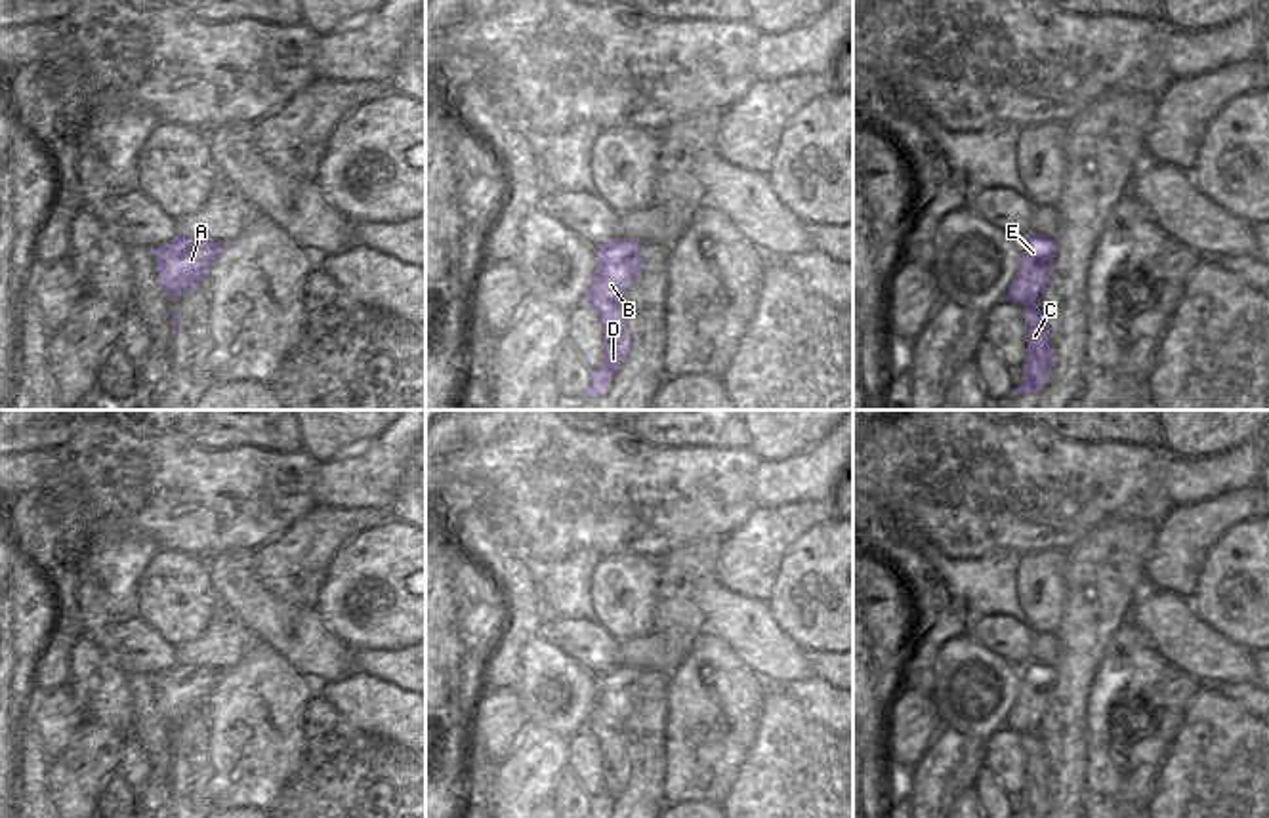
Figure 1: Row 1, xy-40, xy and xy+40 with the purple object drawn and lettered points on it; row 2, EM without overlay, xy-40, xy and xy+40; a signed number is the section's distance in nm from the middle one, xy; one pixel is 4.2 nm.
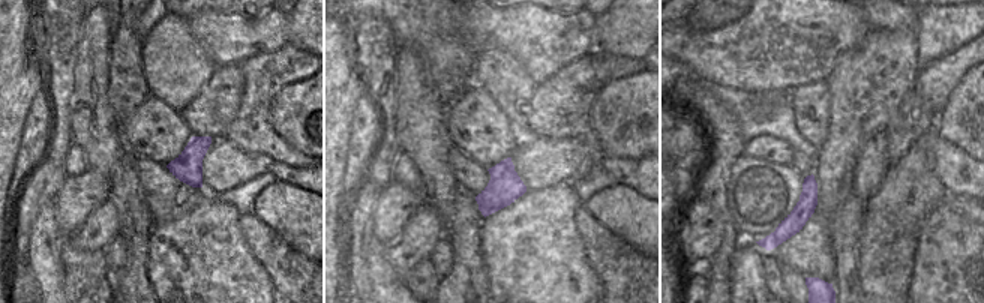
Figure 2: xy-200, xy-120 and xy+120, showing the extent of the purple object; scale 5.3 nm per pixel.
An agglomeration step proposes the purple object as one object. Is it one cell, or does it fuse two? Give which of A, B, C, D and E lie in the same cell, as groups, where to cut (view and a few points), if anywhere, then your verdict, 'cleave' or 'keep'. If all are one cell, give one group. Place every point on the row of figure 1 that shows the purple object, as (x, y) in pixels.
groups A B E / C D; cut xy (617, 300), (603, 300), (596, 309); cleave

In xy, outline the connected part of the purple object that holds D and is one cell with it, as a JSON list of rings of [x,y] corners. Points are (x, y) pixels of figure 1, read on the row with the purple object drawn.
[[[601,301],[595,315],[603,330],[603,366],[593,372],[588,397],[601,397],[611,387],[611,376],[622,368],[630,353],[630,337],[618,301]]]

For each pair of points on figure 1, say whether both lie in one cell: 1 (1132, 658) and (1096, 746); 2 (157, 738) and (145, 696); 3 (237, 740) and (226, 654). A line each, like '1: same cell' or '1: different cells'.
1: same cell
2: same cell
3: different cells

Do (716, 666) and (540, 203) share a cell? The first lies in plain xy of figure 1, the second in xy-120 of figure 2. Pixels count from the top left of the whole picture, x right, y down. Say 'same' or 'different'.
same

